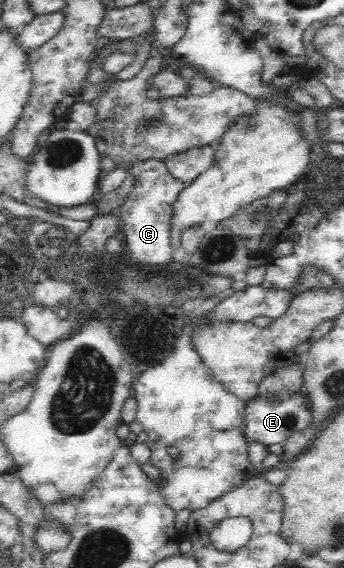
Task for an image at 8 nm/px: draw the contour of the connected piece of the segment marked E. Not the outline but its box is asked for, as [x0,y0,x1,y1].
[244,390,311,446]

